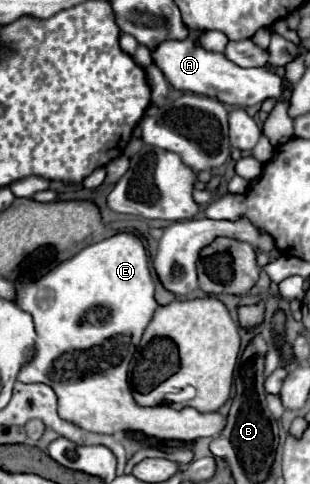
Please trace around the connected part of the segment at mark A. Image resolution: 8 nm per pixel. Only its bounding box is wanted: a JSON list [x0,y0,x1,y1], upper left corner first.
[151,37,283,105]

